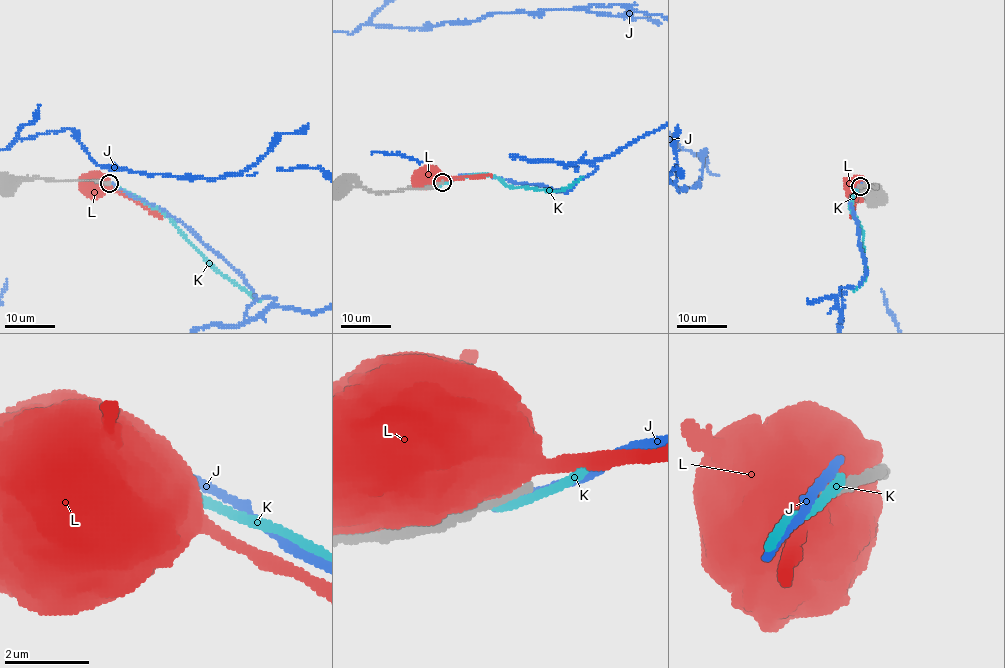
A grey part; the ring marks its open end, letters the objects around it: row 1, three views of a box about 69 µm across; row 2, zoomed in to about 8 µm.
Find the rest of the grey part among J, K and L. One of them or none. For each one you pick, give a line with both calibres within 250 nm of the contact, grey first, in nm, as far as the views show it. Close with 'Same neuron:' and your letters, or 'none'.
Same neuron: none

